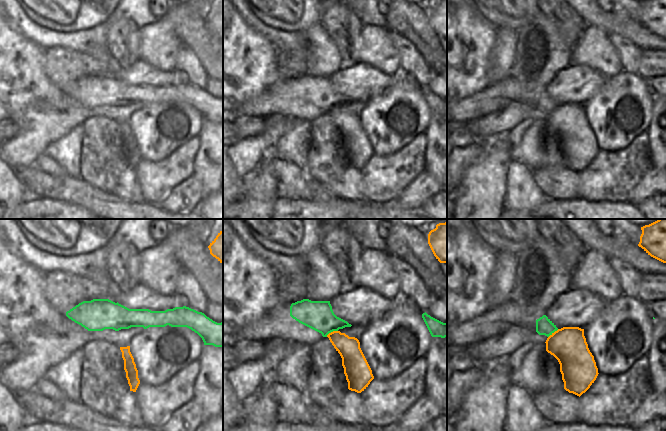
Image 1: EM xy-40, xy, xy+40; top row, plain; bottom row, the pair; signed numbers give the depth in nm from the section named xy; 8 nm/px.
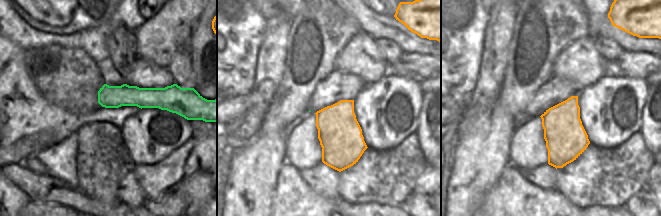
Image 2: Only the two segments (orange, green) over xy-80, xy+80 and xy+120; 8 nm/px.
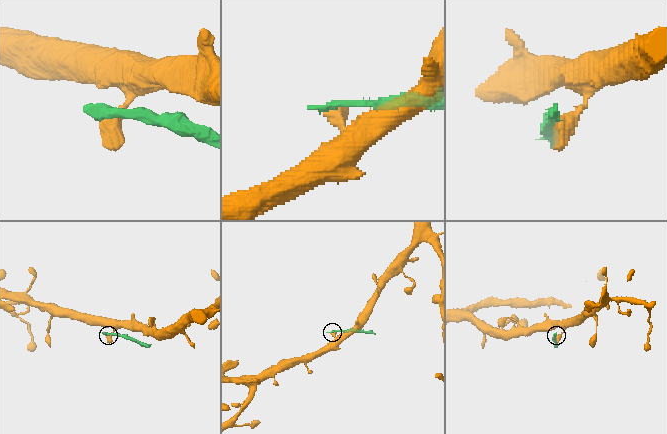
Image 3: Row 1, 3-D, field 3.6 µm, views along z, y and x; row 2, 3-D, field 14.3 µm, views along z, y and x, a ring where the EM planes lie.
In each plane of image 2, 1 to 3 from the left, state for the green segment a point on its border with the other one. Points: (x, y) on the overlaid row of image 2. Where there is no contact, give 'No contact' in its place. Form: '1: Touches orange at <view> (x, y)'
1: No contact
2: No contact
3: No contact.

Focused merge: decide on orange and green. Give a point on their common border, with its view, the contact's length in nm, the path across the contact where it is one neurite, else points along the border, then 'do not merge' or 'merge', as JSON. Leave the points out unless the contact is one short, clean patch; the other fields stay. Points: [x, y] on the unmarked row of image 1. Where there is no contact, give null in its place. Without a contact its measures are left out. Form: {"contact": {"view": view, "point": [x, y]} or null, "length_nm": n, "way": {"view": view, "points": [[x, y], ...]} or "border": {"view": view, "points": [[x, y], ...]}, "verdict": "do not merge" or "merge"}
{"contact": {"view": "xy", "point": [331, 108]}, "length_nm": 110, "border": {"view": "xy", "points": [[337, 106], [331, 107], [326, 112]]}, "verdict": "do not merge"}

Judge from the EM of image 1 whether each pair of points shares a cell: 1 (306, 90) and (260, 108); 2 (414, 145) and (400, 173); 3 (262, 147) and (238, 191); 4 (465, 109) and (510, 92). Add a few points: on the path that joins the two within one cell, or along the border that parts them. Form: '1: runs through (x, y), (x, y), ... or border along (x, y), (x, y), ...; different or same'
1: runs through (295, 97), (285, 97), (271, 101); same
2: runs through (414, 152), (405, 166); same
3: runs through (251, 158), (237, 172), (237, 180); same
4: runs through (476, 105), (499, 95); same

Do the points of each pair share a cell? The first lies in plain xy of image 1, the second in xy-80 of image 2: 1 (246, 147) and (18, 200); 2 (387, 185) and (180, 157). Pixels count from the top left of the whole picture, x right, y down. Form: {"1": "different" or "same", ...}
{"1": "same", "2": "same"}

